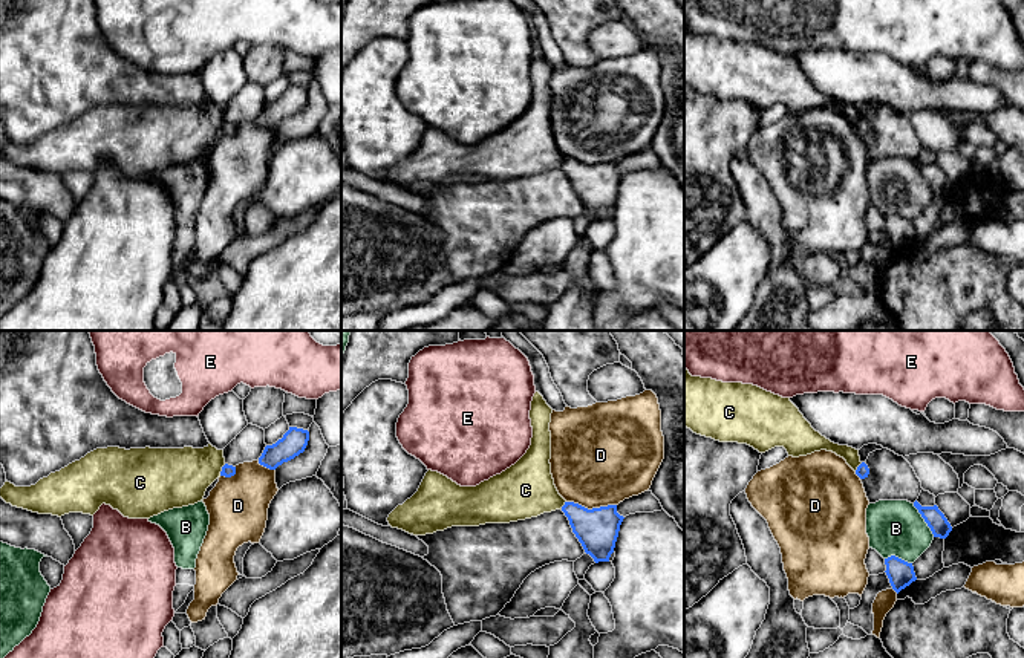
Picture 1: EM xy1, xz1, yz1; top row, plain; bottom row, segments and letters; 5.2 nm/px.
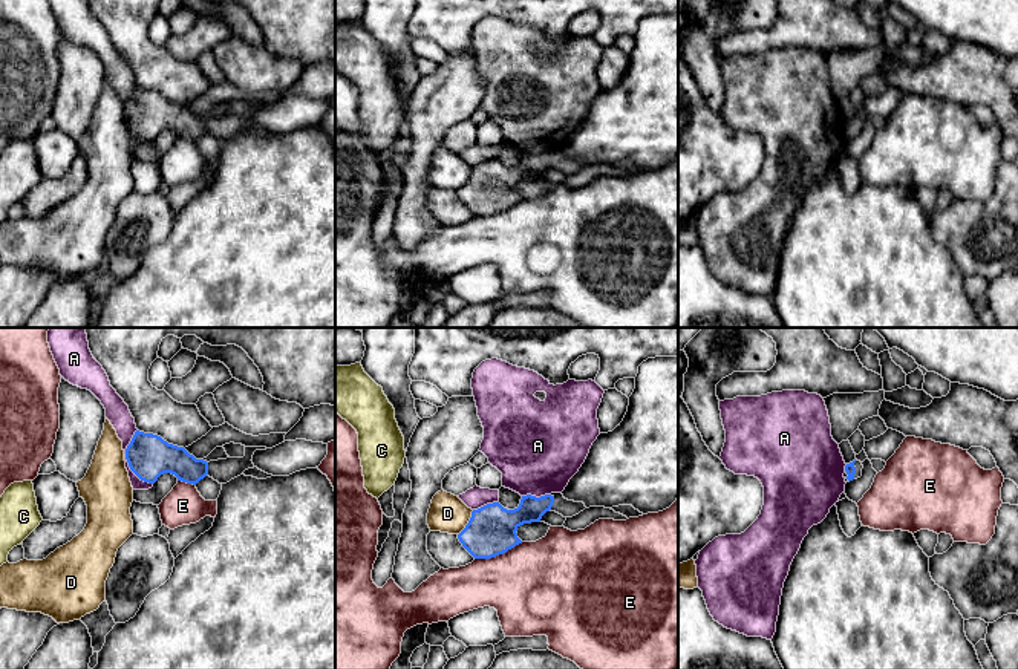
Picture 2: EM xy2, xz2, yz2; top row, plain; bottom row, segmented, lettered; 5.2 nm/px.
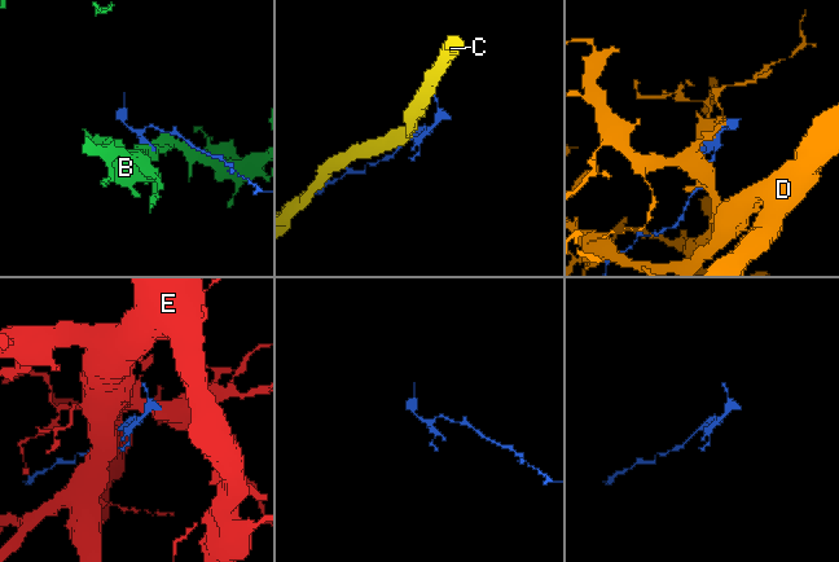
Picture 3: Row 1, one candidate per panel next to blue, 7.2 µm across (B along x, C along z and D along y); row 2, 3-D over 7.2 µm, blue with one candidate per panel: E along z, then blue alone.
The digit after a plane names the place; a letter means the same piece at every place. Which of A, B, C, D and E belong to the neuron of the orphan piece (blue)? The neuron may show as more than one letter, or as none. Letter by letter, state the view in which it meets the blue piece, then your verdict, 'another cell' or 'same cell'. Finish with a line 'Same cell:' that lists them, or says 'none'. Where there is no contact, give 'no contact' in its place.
A: xy2 | another cell
B: yz1 | another cell
C: xy1 | another cell
D: xz1 | another cell
E: xz2 | another cell
Same cell: none

